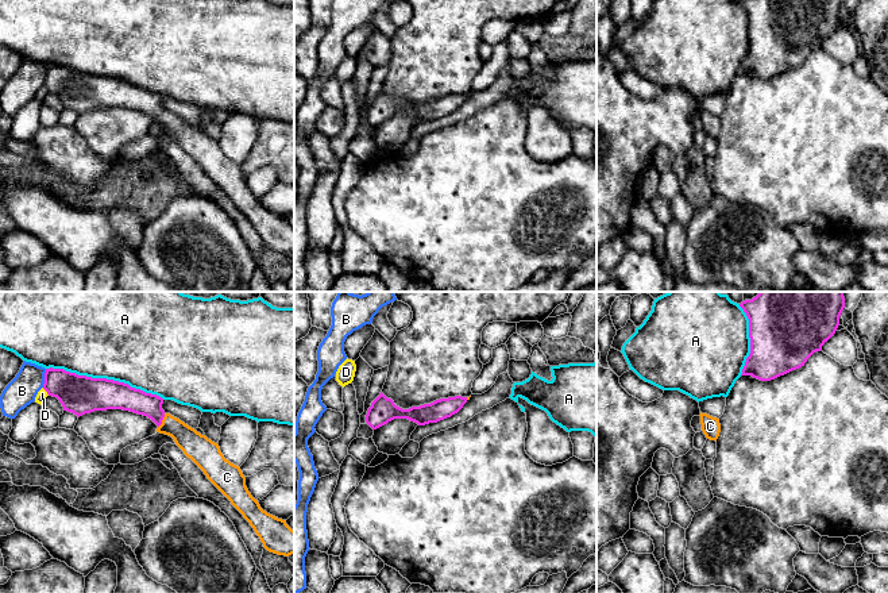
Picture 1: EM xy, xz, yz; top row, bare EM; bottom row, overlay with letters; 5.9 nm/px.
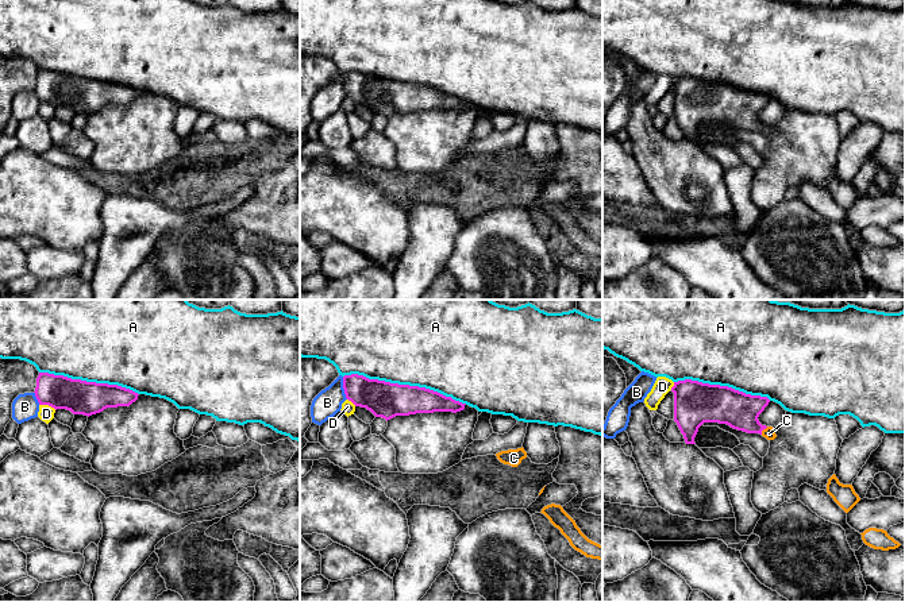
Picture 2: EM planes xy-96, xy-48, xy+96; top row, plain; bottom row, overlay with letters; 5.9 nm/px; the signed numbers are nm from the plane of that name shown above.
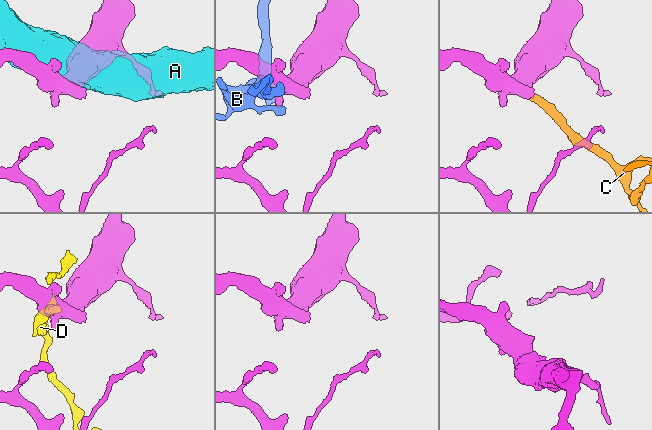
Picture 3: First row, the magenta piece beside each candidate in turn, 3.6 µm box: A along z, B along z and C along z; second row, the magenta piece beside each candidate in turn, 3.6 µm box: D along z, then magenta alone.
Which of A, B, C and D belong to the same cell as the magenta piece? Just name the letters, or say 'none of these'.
C

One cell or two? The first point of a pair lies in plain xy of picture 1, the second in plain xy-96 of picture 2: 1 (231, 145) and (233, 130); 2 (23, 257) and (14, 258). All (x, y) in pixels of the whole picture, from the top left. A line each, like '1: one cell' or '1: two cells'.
1: one cell
2: two cells

